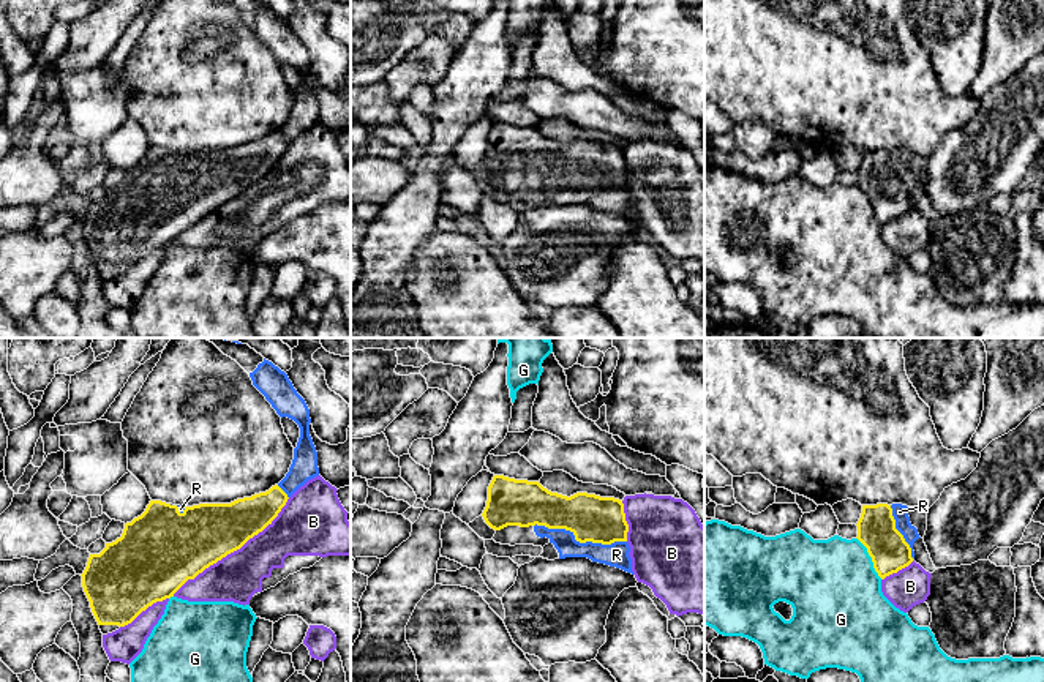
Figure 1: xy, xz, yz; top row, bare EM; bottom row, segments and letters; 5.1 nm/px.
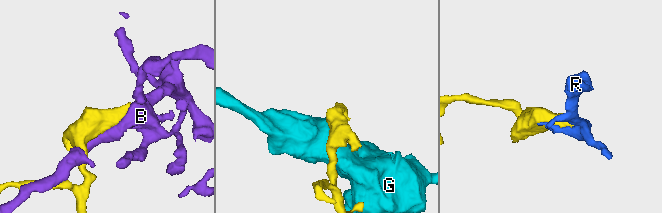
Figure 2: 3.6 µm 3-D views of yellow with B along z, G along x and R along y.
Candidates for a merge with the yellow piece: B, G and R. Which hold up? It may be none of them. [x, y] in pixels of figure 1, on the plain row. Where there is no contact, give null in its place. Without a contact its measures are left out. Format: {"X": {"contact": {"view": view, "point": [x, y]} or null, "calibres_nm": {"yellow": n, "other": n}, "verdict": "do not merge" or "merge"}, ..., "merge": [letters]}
{"B": {"contact": {"view": "xy", "point": [232, 198]}, "calibres_nm": {"yellow": 320, "other": 240}, "verdict": "do not merge"}, "G": {"contact": {"view": "yz", "point": [871, 202]}, "calibres_nm": {"yellow": 200, "other": 460}, "verdict": "do not merge"}, "R": {"contact": {"view": "xz", "point": [580, 188]}, "calibres_nm": {"yellow": 240, "other": 130}, "verdict": "merge"}, "merge": ["R"]}

